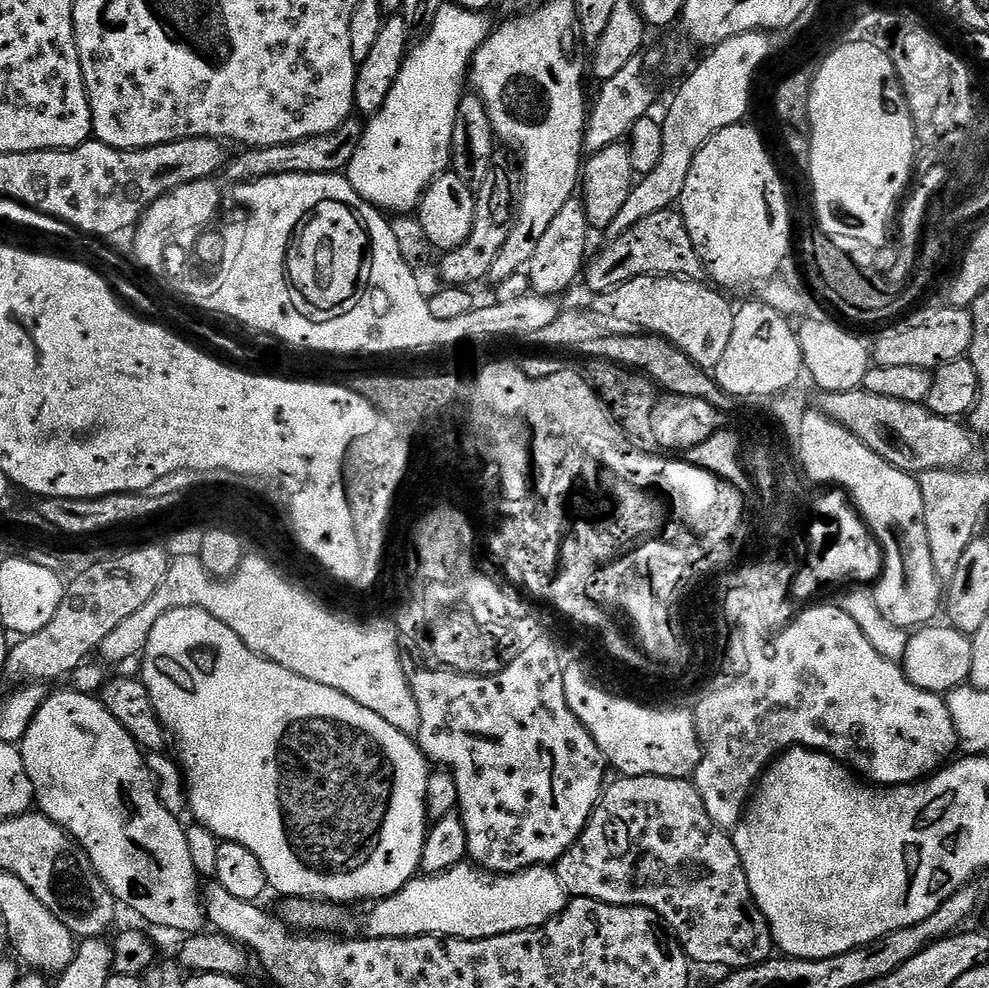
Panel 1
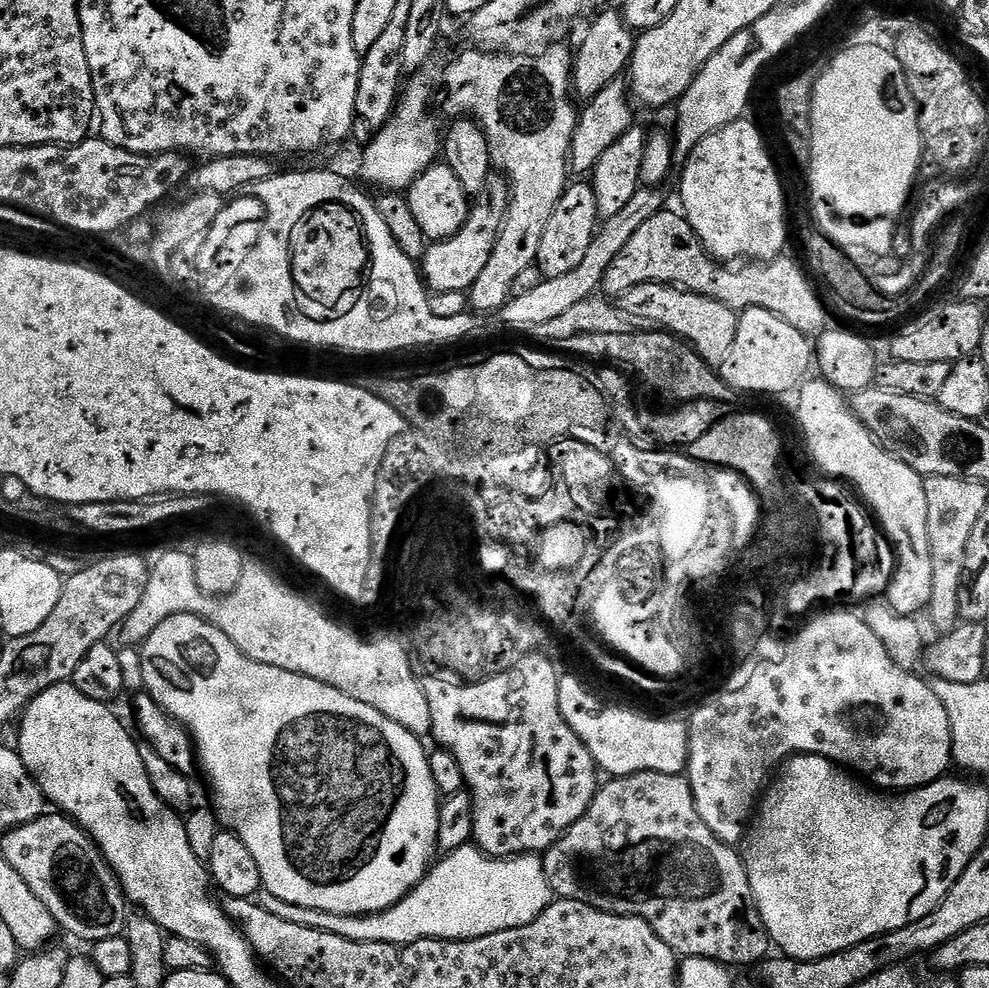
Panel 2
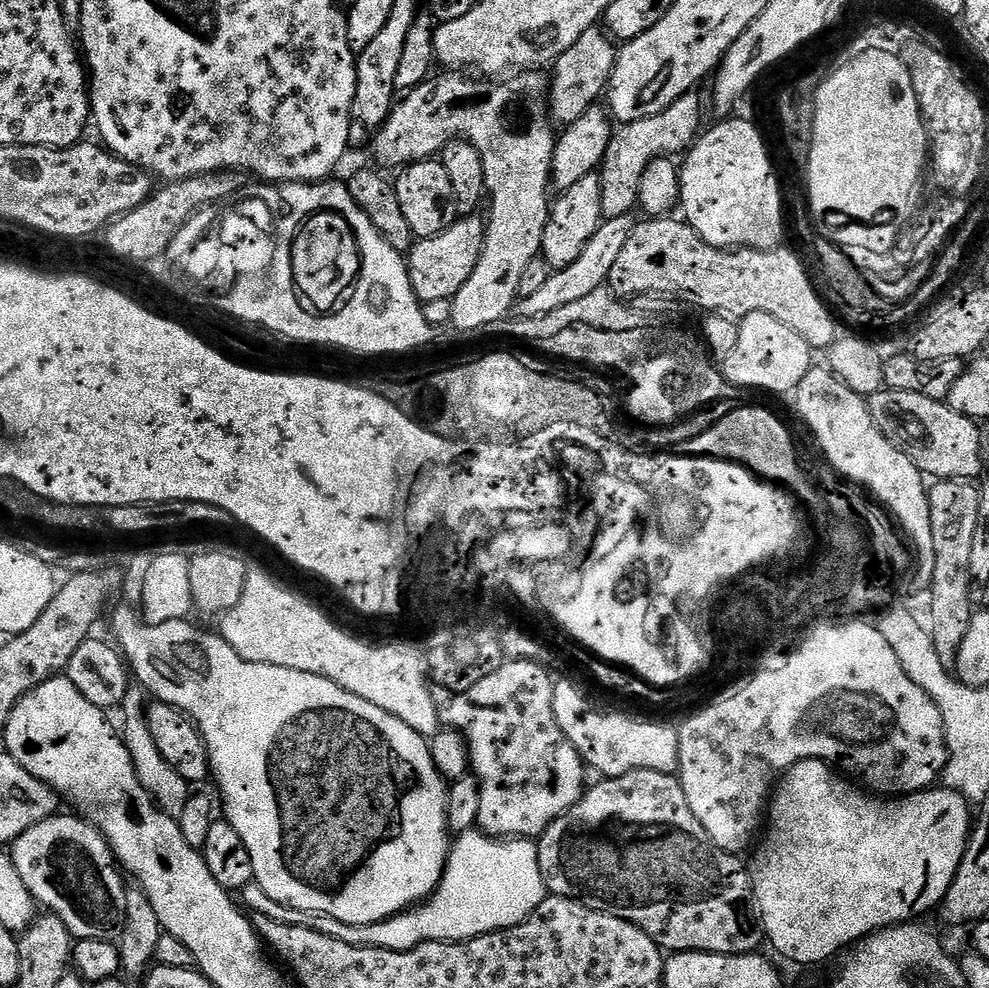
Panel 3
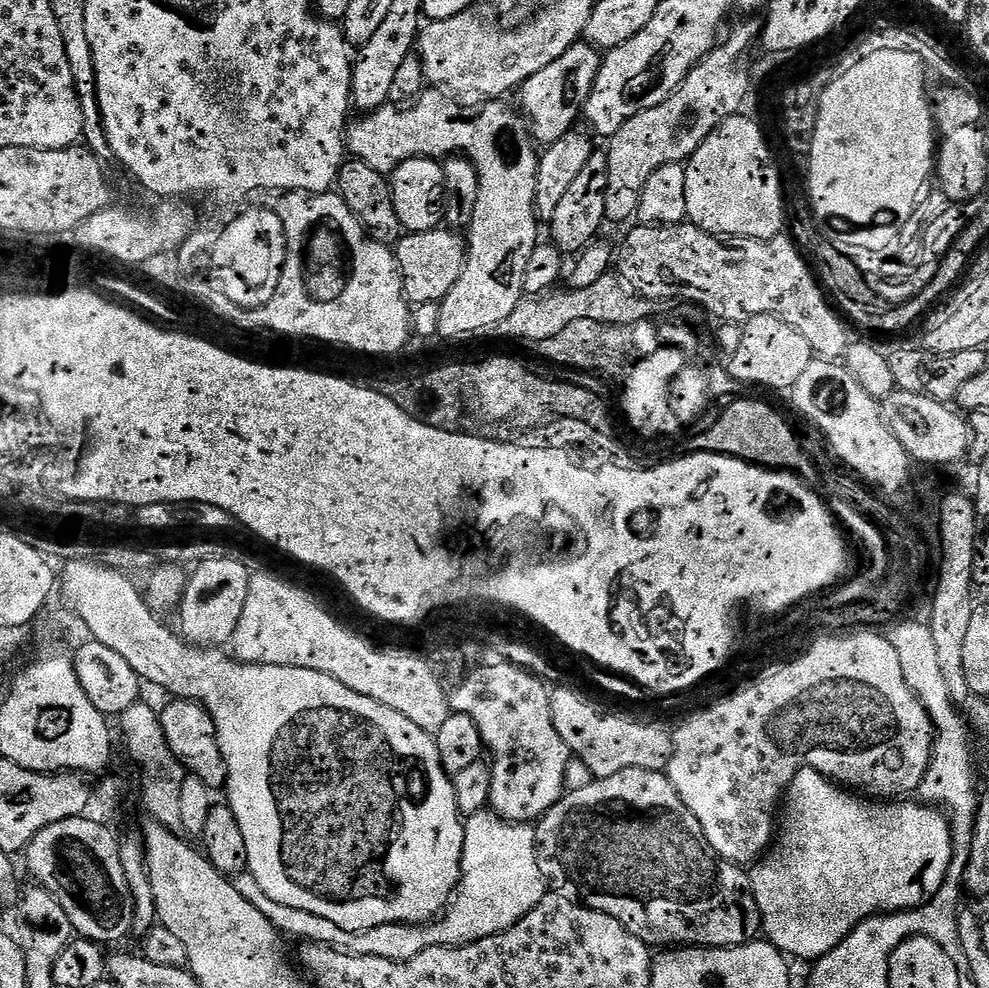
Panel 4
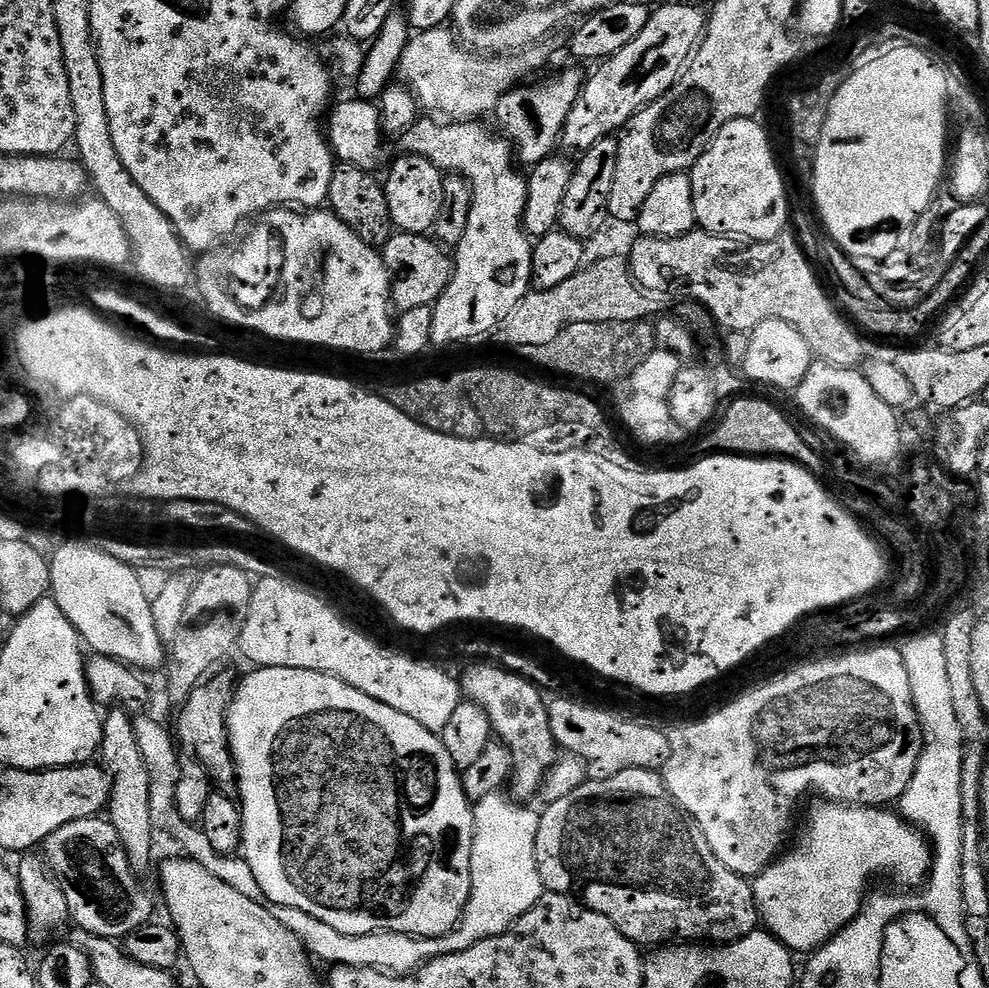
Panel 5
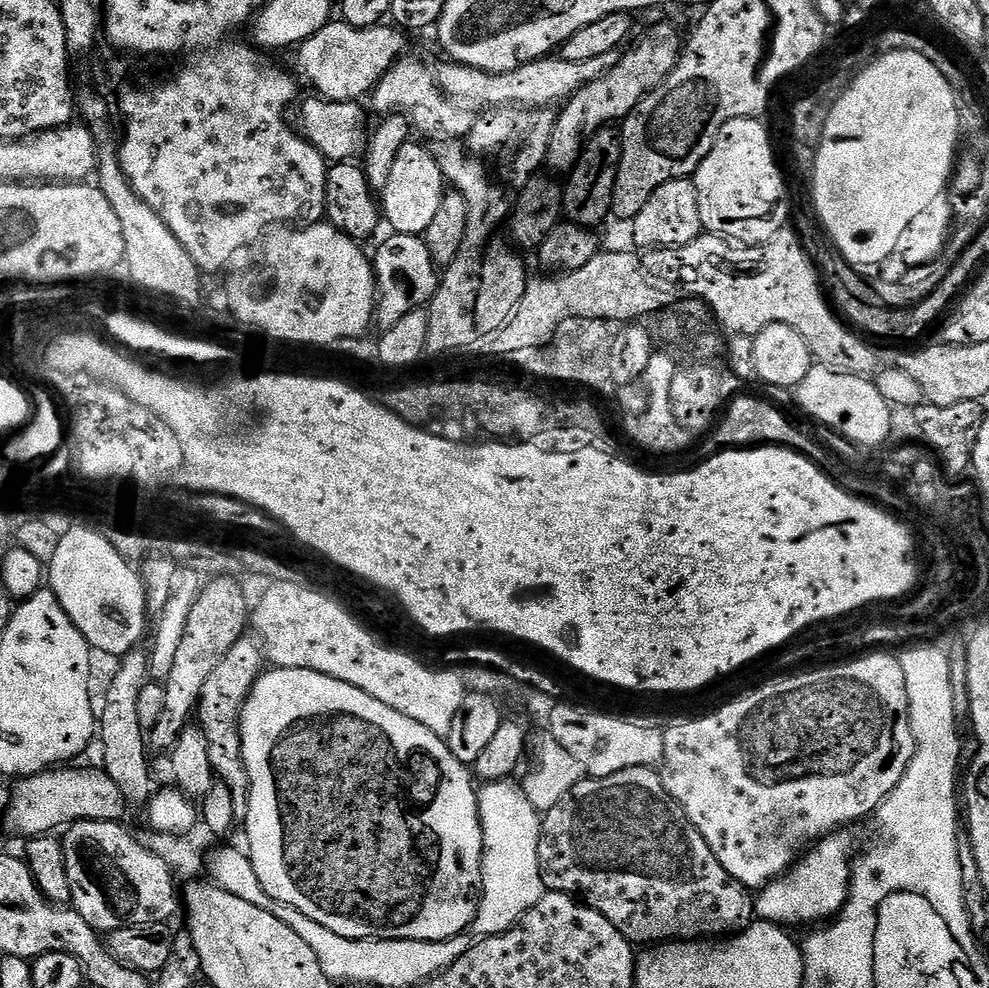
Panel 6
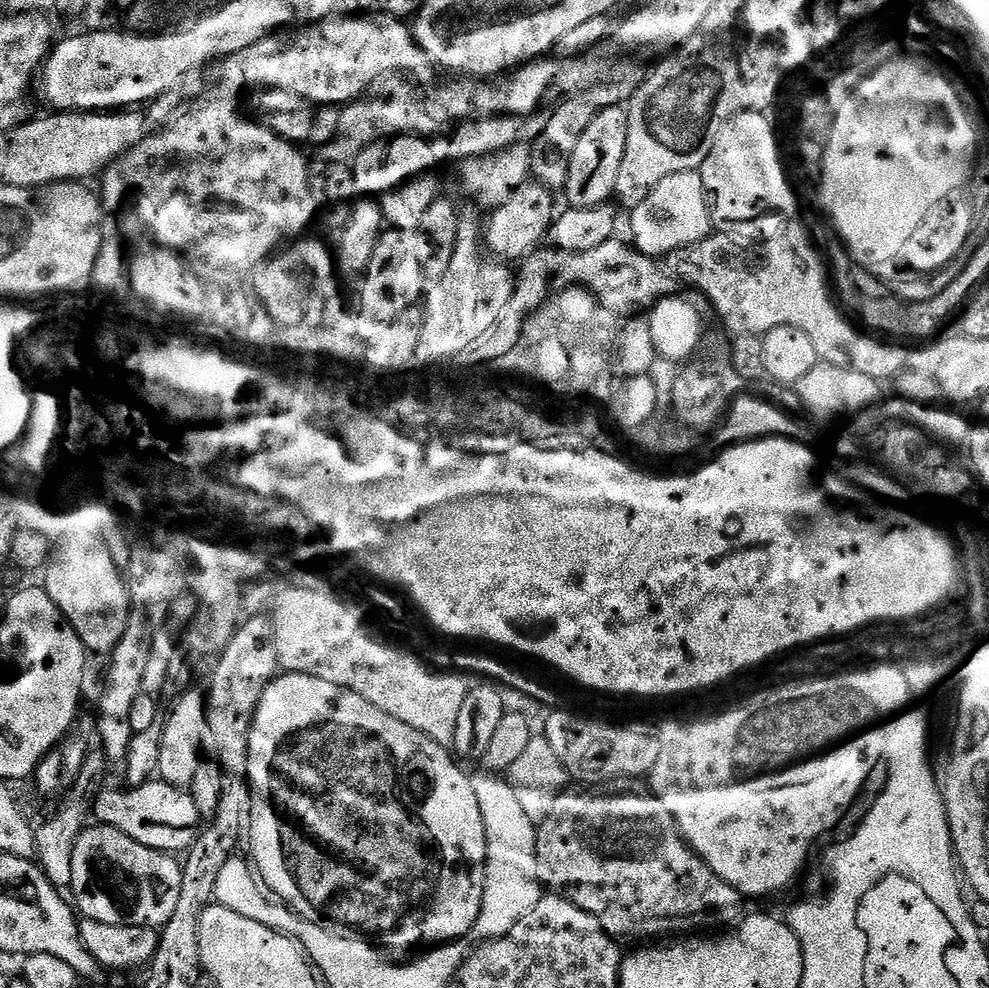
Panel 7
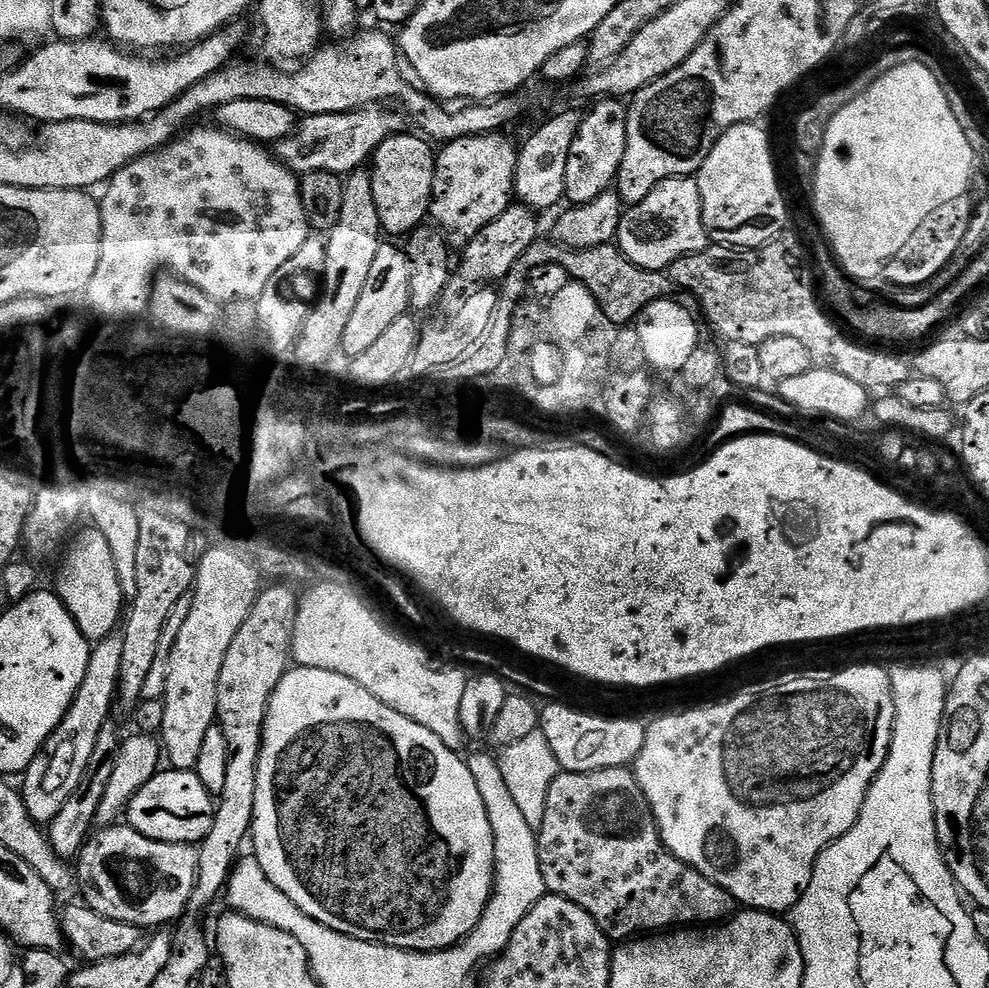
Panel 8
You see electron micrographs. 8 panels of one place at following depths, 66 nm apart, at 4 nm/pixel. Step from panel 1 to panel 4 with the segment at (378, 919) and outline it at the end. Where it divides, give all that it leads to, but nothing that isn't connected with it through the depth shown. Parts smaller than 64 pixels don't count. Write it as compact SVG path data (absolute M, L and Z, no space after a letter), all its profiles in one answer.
M491 810L479 812L464 820L460 885L457 886L456 895L452 897L443 915L426 924L387 924L365 932L341 932L338 926L334 926L334 922L326 922L326 918L318 914L310 914L306 910L294 910L290 906L282 906L282 902L274 902L250 874L235 877L234 883L238 894L242 894L242 898L246 898L246 902L250 902L250 906L261 912L285 937L297 936L297 941L300 942L331 944L332 947L340 949L341 952L349 952L352 956L377 956L399 961L414 958L414 954L422 954L422 950L430 950L432 946L457 948L459 944L469 944L505 932L523 916L530 914L530 910L534 910L534 906L538 906L538 902L542 902L546 894L546 881L542 878L542 870L538 870L535 827L532 824L513 824L501 820Z

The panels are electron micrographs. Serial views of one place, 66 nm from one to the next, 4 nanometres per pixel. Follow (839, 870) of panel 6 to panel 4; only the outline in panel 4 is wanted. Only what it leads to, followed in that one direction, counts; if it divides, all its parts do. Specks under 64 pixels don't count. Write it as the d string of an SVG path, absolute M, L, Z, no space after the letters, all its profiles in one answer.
M803 768L794 778L794 782L790 782L788 791L782 797L782 819L779 821L778 835L774 843L750 872L752 893L758 902L762 932L768 943L776 947L779 952L783 952L785 957L797 956L800 960L815 962L821 956L830 954L830 950L841 944L863 920L868 920L877 914L909 912L911 908L920 908L929 900L933 900L948 877L948 867L952 865L952 826L948 822L947 815L939 807L929 806L924 802L908 803L912 802L877 802L829 780L818 770Z

